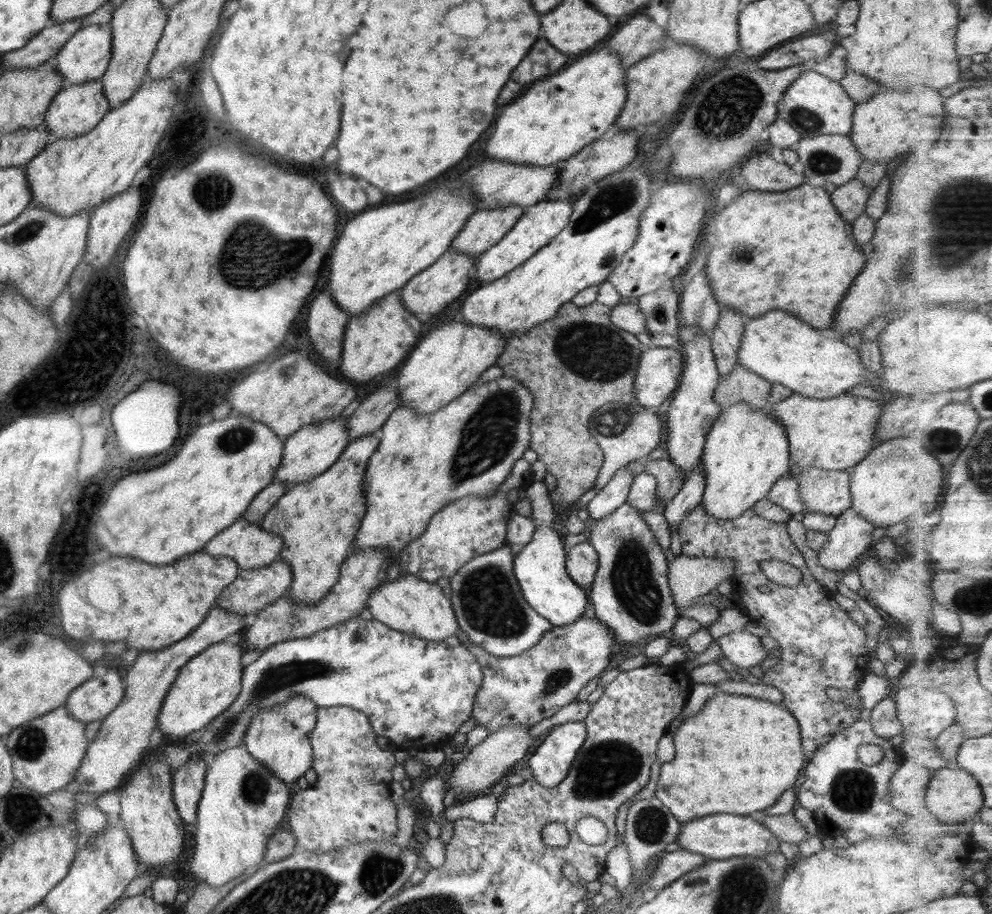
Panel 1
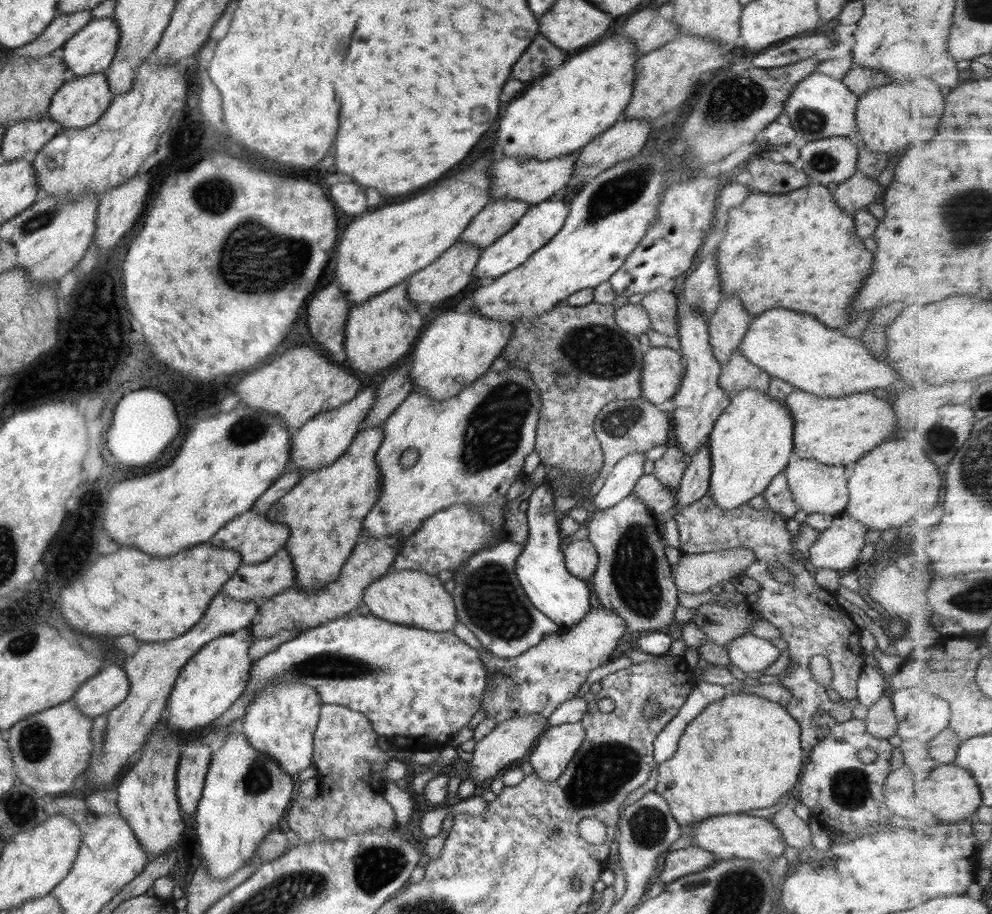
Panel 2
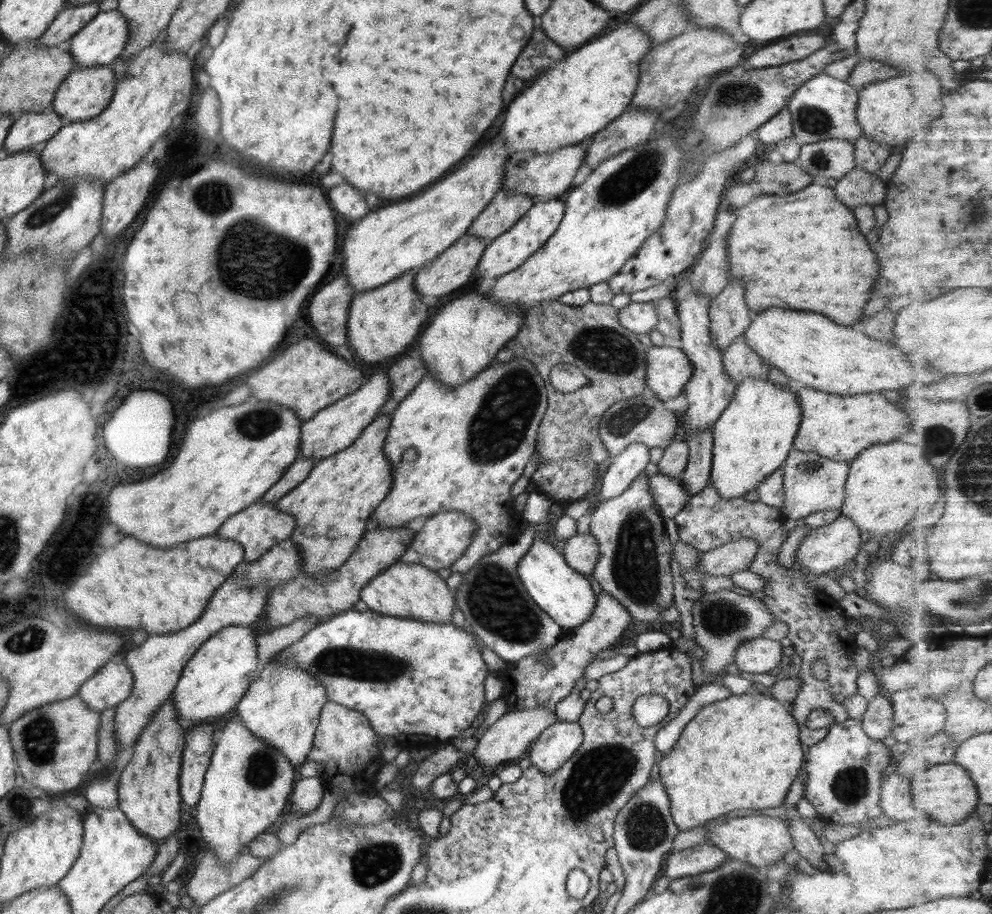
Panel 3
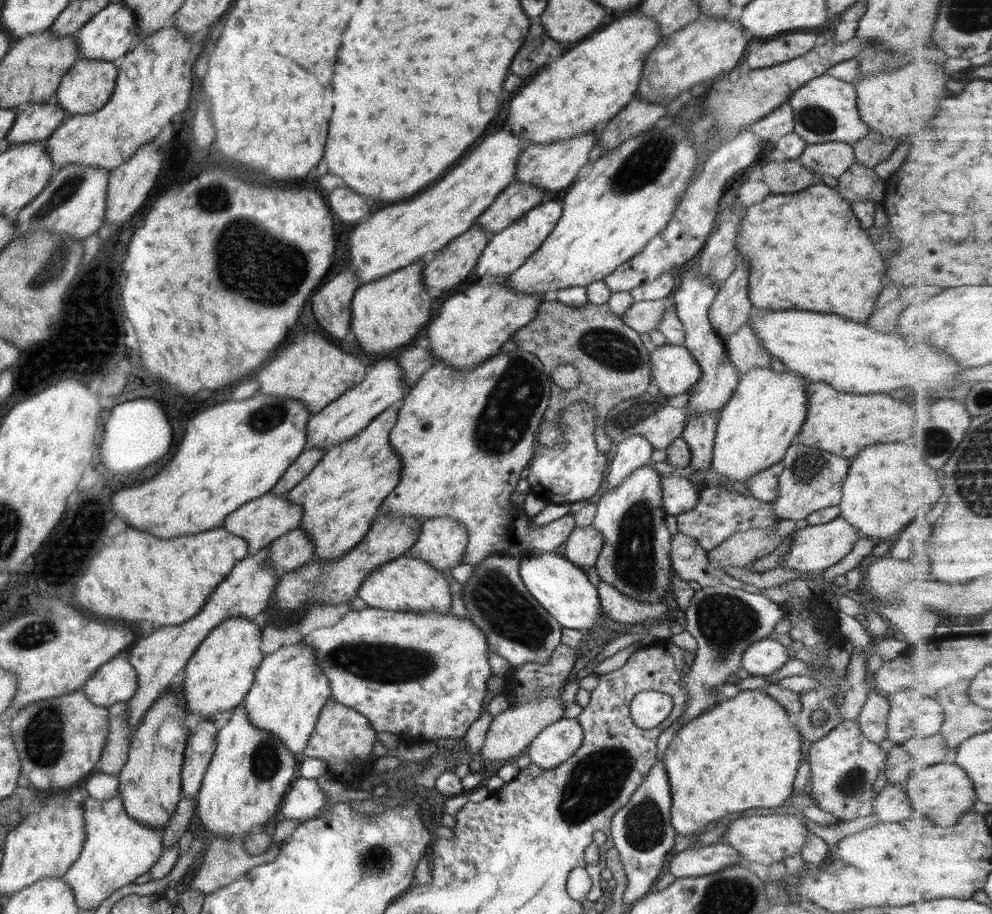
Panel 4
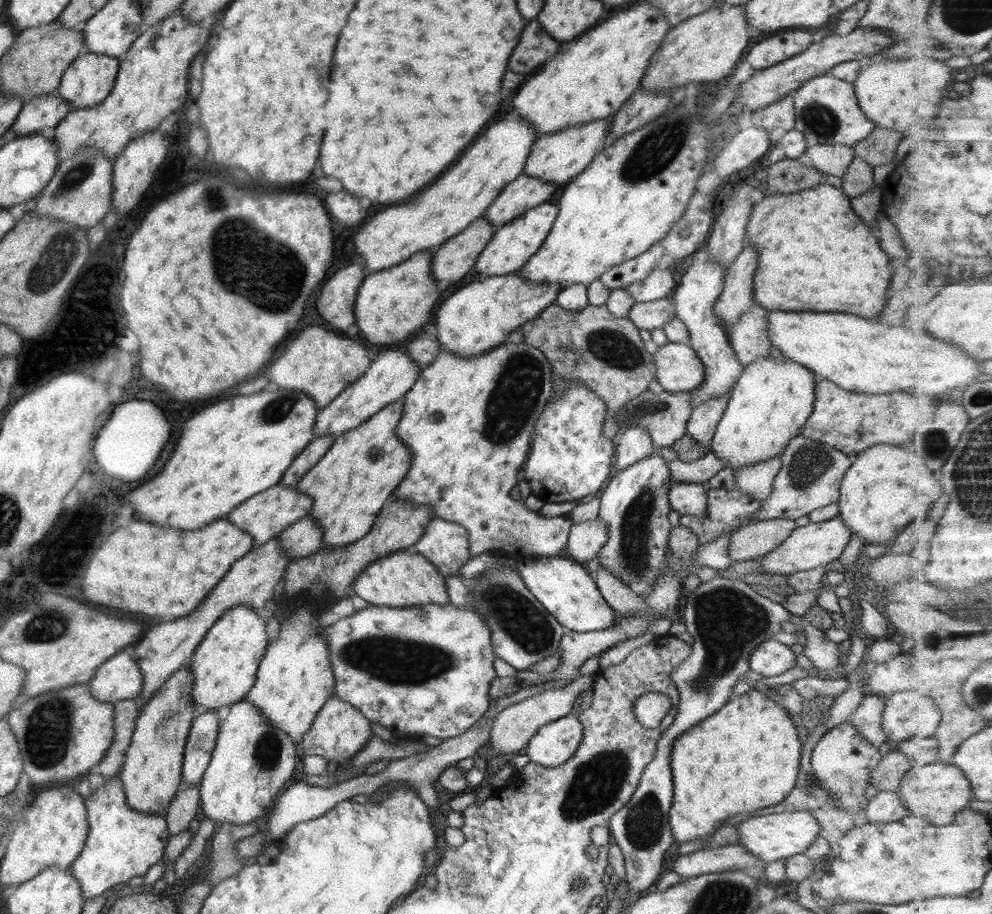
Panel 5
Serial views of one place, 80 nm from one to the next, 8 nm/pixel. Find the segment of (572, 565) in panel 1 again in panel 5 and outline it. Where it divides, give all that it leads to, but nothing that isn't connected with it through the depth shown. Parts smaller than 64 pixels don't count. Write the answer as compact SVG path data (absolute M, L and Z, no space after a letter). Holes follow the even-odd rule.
M597 517L594 520L572 523L566 548L576 563L590 562L599 555L607 540L608 525Z

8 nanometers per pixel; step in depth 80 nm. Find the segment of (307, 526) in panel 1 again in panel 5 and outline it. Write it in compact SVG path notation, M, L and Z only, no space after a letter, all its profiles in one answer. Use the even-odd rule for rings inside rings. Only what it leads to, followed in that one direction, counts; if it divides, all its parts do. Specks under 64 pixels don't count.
M398 400L373 414L364 424L337 436L328 452L303 476L295 489L313 498L309 514L323 530L323 545L344 546L362 538L374 524L377 514L390 499L412 466L410 449L397 437L396 427L402 418L403 401Z

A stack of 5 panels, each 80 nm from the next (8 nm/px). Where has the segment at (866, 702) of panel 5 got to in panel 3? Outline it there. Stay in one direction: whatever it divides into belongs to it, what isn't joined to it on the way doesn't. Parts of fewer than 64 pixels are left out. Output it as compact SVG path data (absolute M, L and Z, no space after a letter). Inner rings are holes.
M884 692L868 701L861 721L862 730L874 740L891 742L893 707Z

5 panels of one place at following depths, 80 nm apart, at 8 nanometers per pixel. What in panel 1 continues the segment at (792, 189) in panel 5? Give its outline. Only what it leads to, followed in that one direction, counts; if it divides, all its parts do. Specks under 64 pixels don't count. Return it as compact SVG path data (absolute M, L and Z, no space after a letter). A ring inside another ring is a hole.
M767 153L751 154L741 163L741 175L745 180L745 188L764 192L780 192L795 189L805 182L804 175L792 170L786 163L778 163Z

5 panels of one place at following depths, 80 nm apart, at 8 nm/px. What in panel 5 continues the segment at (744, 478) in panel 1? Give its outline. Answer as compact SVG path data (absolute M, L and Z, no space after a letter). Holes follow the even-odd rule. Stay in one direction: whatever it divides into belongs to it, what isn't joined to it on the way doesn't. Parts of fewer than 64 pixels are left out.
M770 355L759 356L748 366L743 367L735 386L729 392L728 404L722 418L718 421L715 435L710 443L710 451L716 454L716 457L728 461L727 467L731 469L746 467L781 455L790 439L799 434L799 430L812 414L816 398L816 378L811 370L789 358L774 361Z

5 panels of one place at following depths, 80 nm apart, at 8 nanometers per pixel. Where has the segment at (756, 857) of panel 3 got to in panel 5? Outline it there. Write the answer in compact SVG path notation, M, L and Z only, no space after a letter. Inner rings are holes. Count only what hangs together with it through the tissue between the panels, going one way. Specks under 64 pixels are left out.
M808 810L752 816L741 823L738 822L736 827L739 834L738 843L747 852L755 854L766 863L802 854L822 832L818 821Z

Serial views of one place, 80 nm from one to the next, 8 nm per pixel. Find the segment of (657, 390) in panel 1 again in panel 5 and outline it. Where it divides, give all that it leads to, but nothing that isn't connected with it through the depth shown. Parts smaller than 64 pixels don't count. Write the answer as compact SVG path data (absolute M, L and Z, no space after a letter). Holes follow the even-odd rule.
M669 342L659 346L652 364L654 375L666 392L689 392L699 387L705 377L703 362L689 344Z

